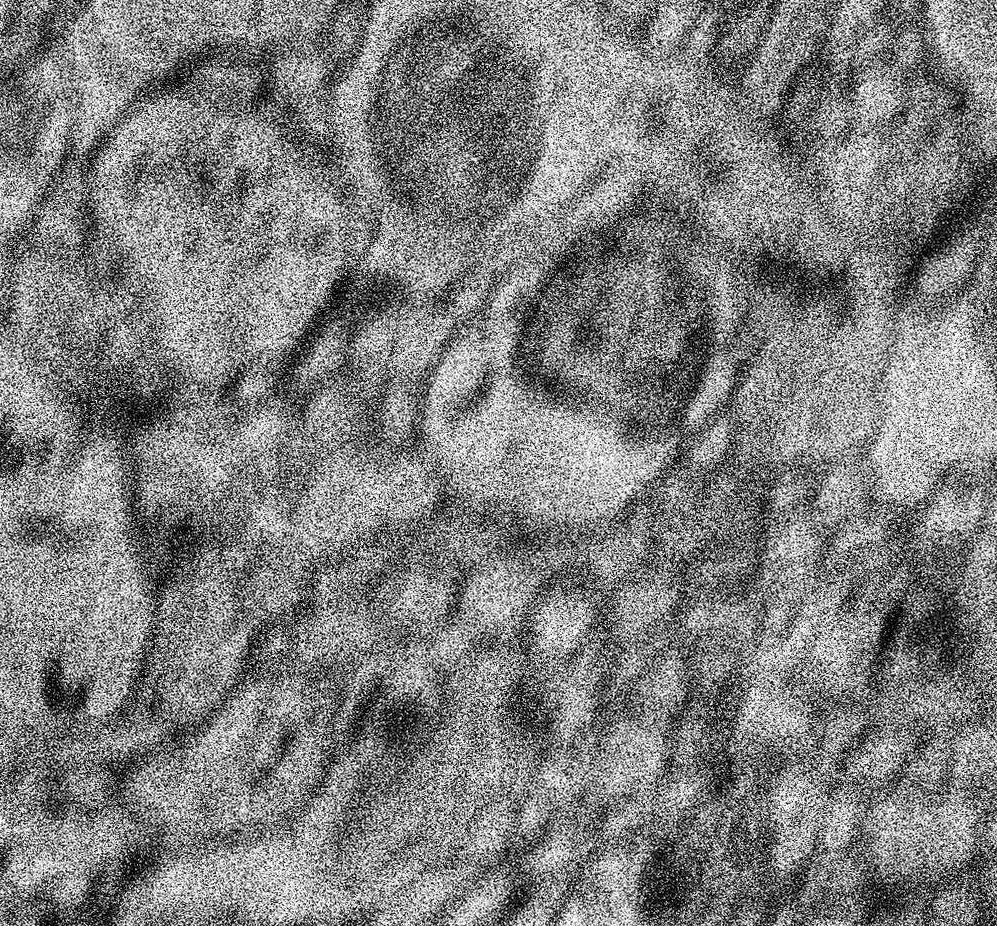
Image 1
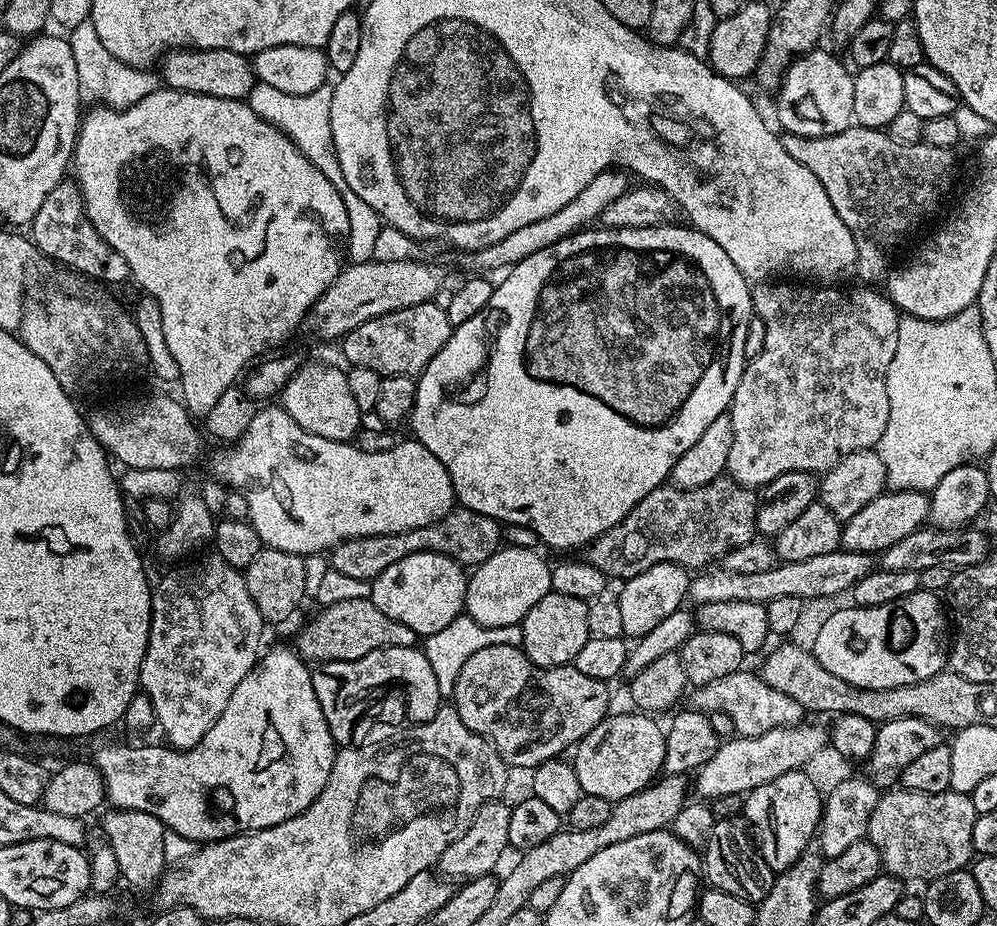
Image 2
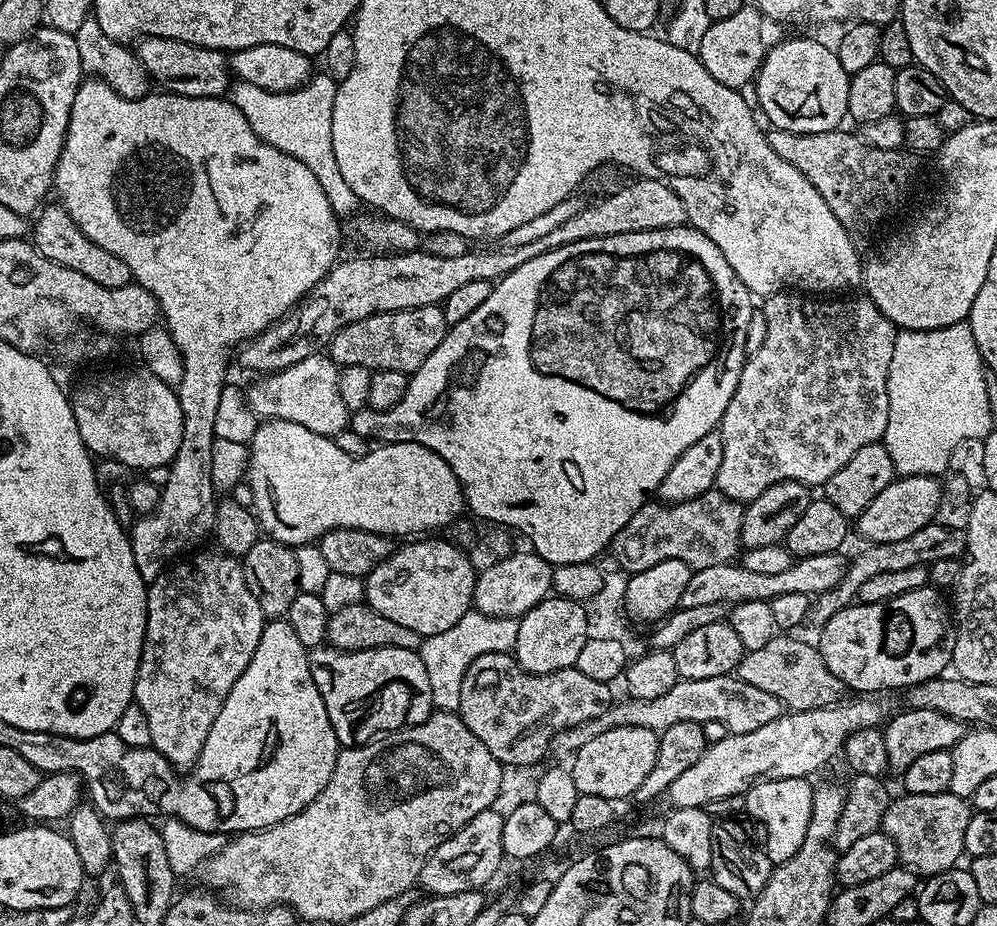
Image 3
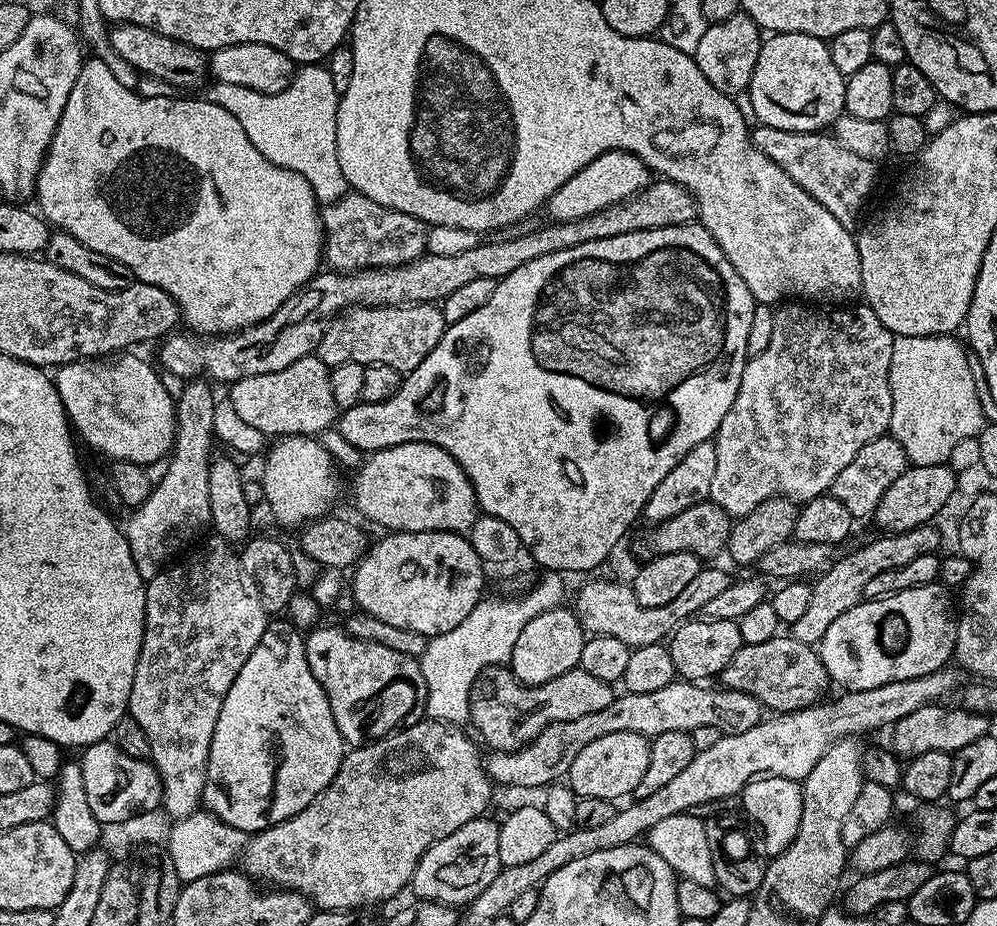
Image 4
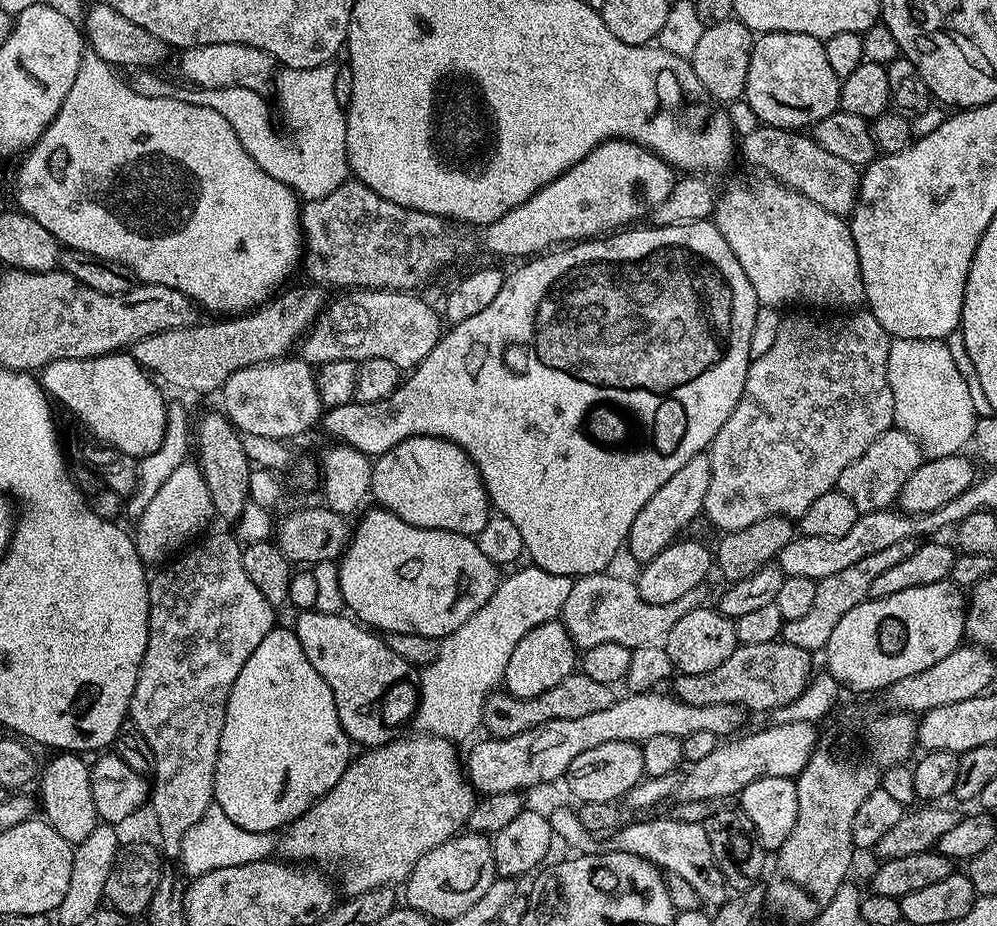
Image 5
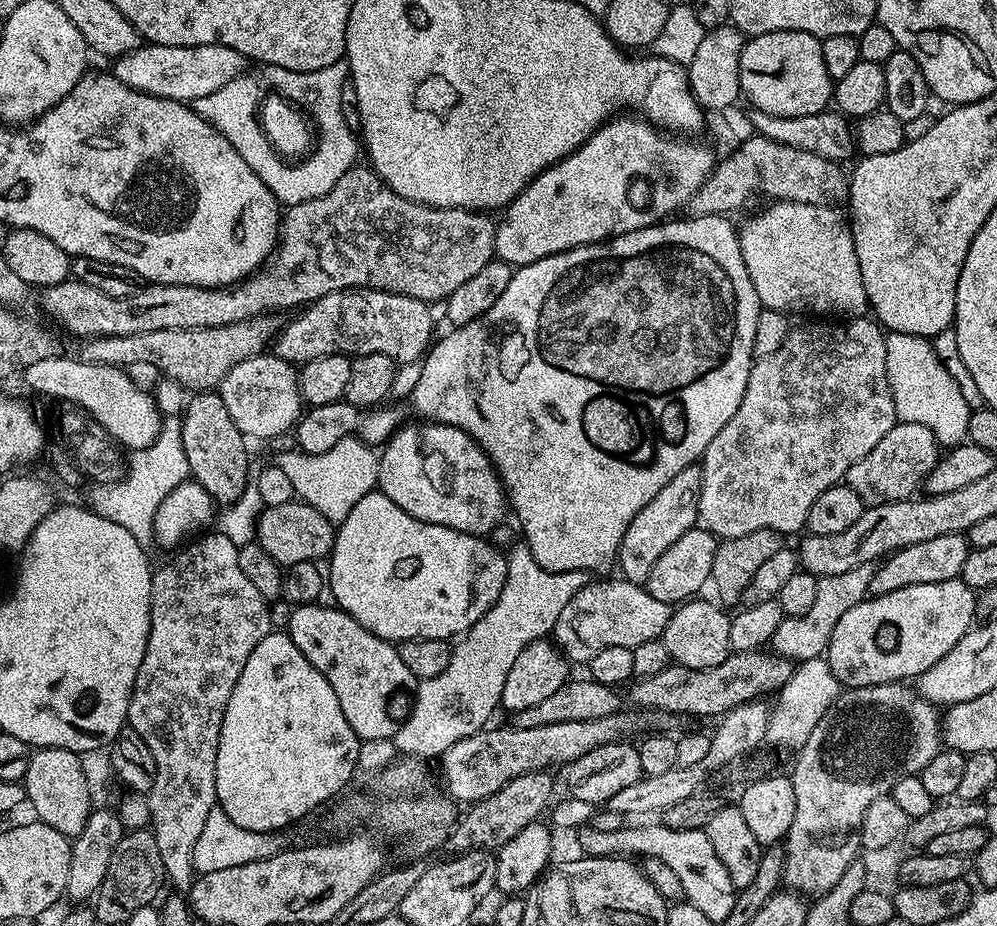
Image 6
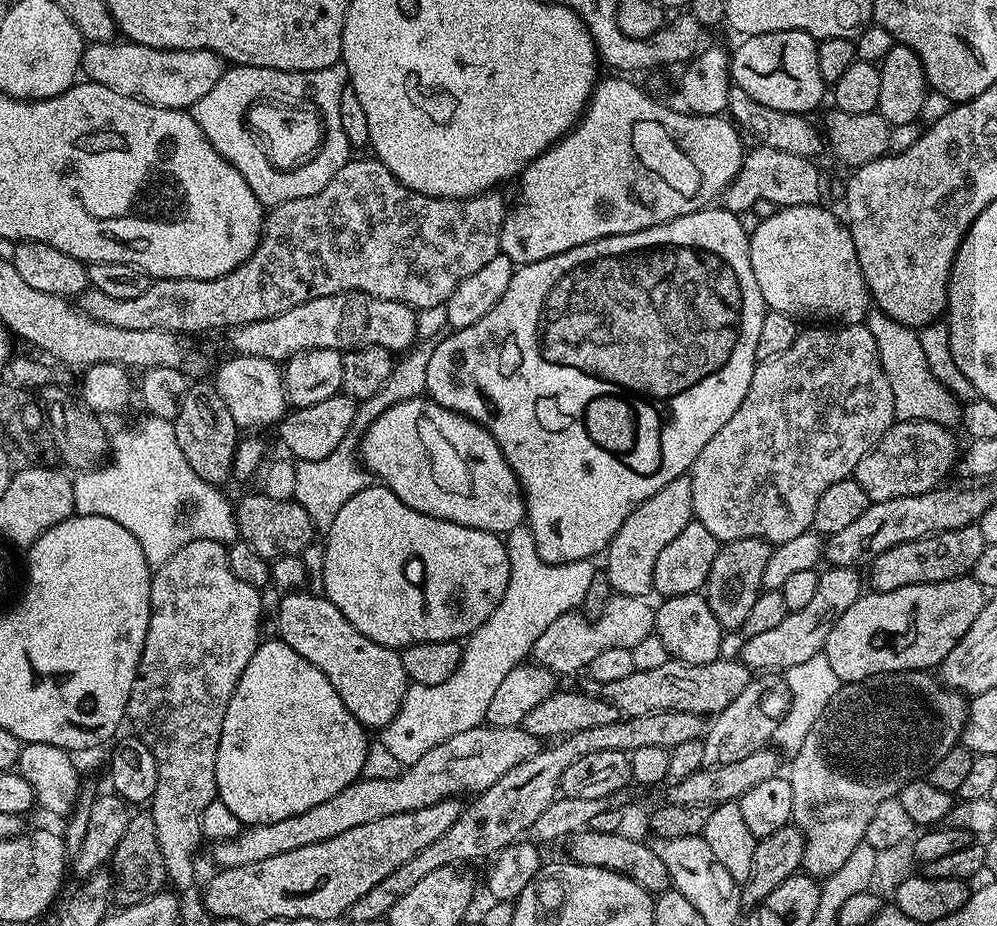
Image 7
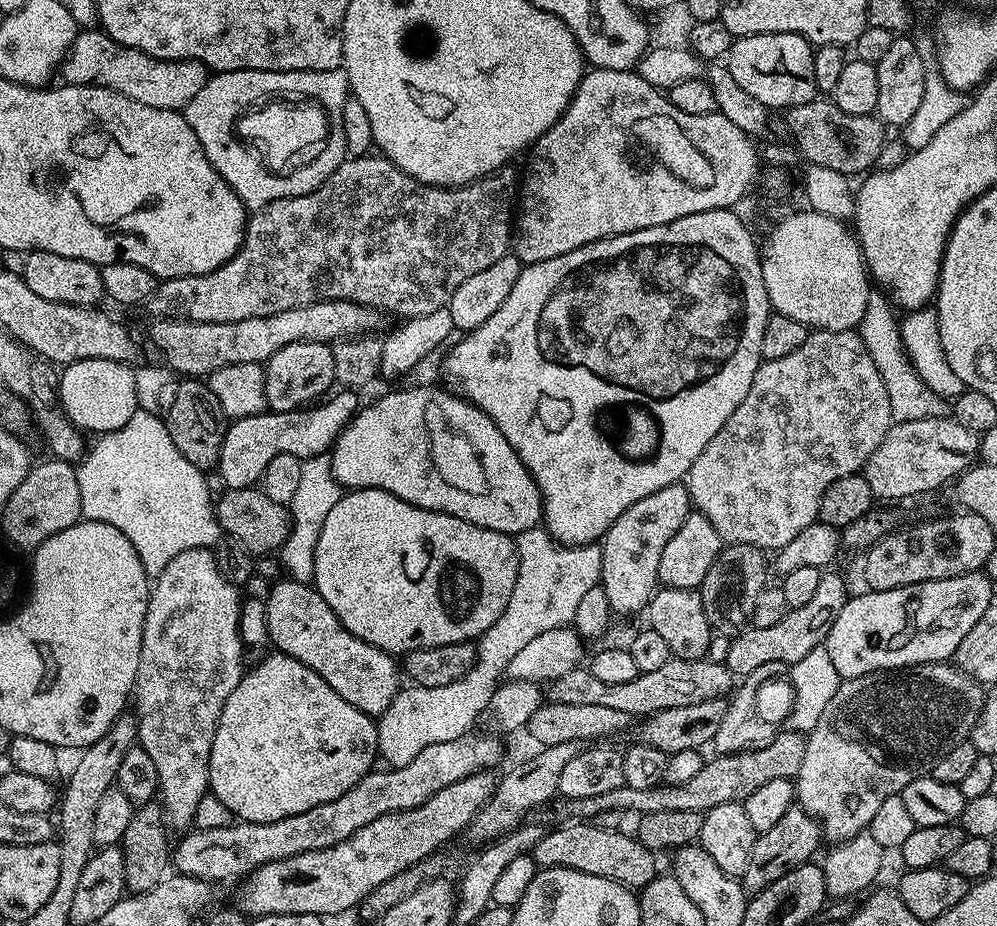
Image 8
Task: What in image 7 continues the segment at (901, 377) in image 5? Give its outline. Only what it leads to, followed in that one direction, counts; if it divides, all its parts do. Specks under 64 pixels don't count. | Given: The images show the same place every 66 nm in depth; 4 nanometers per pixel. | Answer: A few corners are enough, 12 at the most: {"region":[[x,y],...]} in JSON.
{"region":[[879,310],[878,345],[896,420],[959,425],[961,401],[934,378],[919,335]]}

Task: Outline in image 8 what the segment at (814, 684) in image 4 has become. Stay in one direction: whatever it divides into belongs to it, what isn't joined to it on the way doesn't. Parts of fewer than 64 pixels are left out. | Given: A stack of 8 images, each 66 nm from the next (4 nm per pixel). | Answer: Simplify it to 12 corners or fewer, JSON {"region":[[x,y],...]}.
{"region":[[677,660],[613,686],[586,666],[551,681],[551,703],[630,718],[727,697],[725,664]]}

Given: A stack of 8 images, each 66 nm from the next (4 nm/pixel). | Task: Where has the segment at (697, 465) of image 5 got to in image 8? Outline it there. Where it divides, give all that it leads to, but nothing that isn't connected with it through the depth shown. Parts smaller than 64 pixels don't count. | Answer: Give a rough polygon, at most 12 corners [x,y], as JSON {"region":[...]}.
{"region":[[677,482],[618,514],[599,584],[617,617],[647,609],[693,506]]}

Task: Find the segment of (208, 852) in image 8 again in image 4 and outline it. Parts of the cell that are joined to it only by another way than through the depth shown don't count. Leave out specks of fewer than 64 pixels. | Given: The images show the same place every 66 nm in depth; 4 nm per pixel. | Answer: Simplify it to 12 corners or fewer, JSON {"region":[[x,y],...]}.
{"region":[[677,678],[492,752],[496,786],[543,789],[602,734],[651,738],[760,723],[750,694]]}

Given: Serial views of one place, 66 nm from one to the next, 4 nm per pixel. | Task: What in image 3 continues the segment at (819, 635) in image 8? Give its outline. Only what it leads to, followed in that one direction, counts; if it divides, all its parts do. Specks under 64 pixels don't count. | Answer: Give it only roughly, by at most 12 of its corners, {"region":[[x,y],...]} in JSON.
{"region":[[927,524],[898,542],[864,546],[842,582],[819,593],[811,623],[823,626],[889,570],[960,560],[963,531]]}

